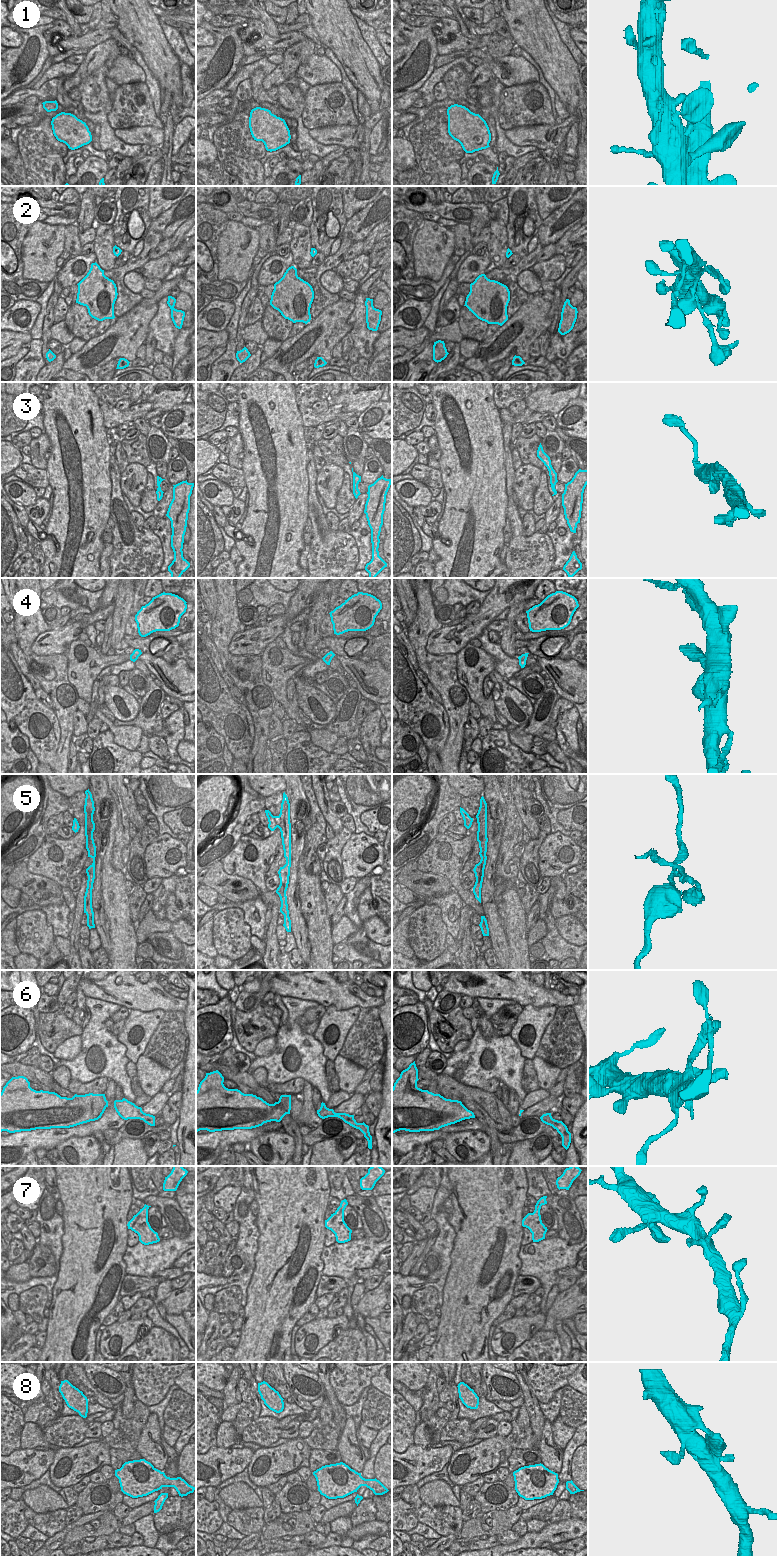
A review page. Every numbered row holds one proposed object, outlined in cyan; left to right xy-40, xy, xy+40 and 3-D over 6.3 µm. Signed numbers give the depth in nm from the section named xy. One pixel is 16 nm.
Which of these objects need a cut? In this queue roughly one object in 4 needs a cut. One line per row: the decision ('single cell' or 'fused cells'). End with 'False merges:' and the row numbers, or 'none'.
1: single cell
2: single cell
3: single cell
4: single cell
5: fused cells
6: single cell
7: single cell
8: single cell
False merges: 5

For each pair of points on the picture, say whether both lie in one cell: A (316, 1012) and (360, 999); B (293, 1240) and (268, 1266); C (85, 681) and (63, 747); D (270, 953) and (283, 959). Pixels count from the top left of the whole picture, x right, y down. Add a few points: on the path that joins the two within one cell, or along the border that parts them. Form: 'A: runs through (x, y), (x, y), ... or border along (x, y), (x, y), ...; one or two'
A: border along (319, 1003), (326, 1007); two
B: runs through (288, 1246), (274, 1260); one
C: border along (68, 676), (68, 681), (74, 687), (79, 697); two
D: border along (281, 948), (276, 959); two

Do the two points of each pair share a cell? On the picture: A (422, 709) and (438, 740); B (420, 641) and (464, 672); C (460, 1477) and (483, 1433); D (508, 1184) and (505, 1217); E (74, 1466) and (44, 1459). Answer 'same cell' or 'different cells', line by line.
A: same cell
B: different cells
C: different cells
D: same cell
E: different cells

